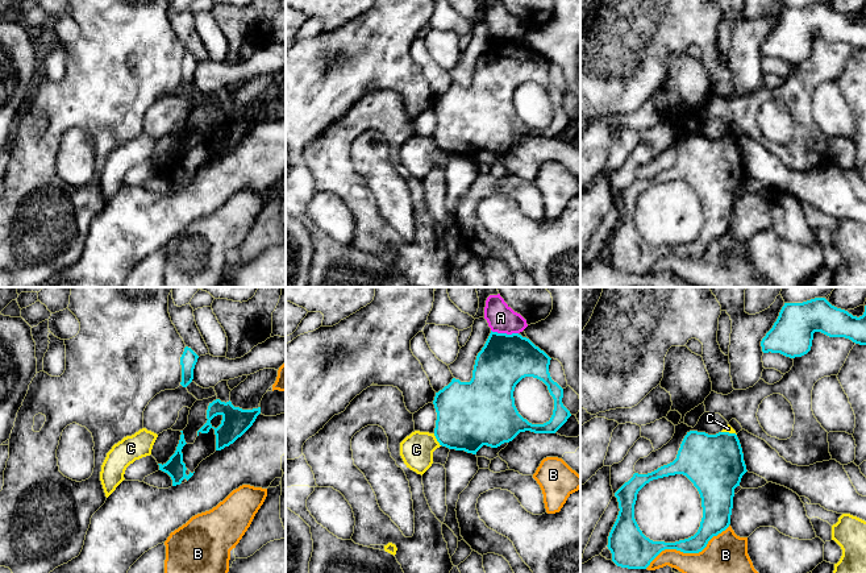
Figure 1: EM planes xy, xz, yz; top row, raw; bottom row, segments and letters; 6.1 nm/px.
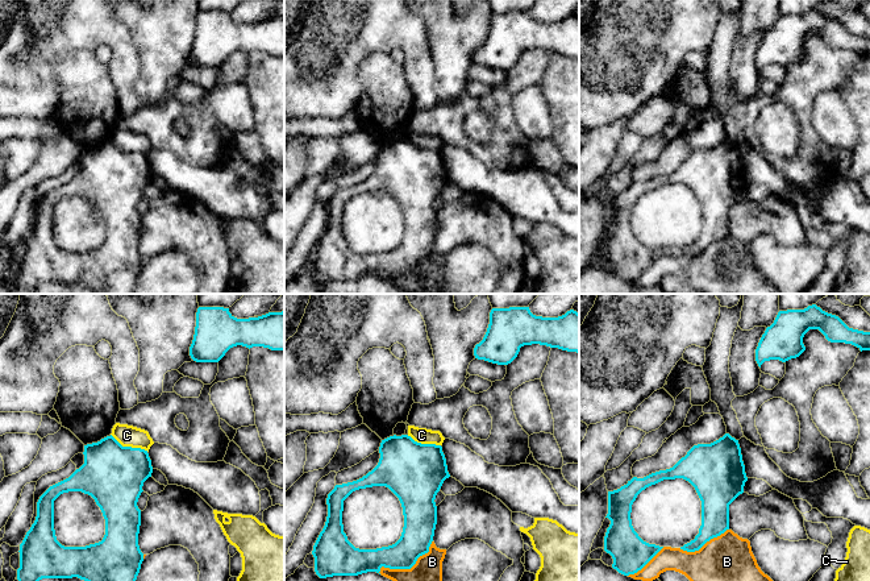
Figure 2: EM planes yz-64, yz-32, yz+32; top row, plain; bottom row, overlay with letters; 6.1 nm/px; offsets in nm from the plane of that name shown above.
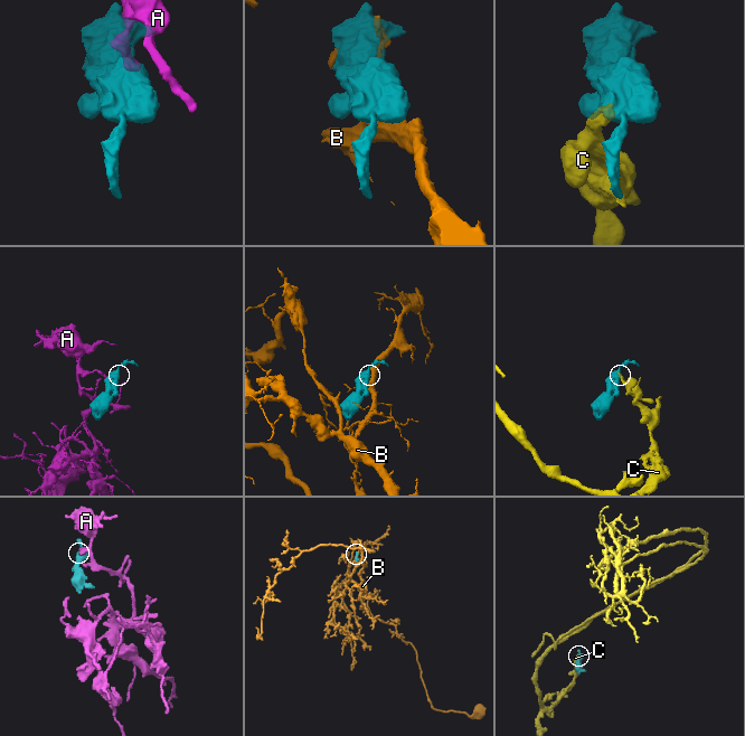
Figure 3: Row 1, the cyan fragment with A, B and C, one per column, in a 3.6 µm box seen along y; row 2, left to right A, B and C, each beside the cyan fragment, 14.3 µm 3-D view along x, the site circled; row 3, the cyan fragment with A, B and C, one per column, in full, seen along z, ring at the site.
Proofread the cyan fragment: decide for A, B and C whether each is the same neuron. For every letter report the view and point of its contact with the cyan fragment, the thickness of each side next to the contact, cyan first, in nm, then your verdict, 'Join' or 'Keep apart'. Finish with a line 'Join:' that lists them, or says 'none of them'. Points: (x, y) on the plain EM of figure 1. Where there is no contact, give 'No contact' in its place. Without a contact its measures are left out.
A: Touches cyan at xz (504, 38). Thickness 320 nm (cyan) against 170 nm. Keep apart
B: Touches cyan at yz (687, 257). Thickness 160 nm (cyan) against 340 nm. Keep apart
C: Touches cyan at xz (437, 145). Thickness 400 nm (cyan) against 200 nm. Keep apart
Join: none of them

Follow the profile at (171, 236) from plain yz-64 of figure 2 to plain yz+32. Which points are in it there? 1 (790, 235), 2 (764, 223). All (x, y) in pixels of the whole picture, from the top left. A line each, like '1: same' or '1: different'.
1: same
2: same

